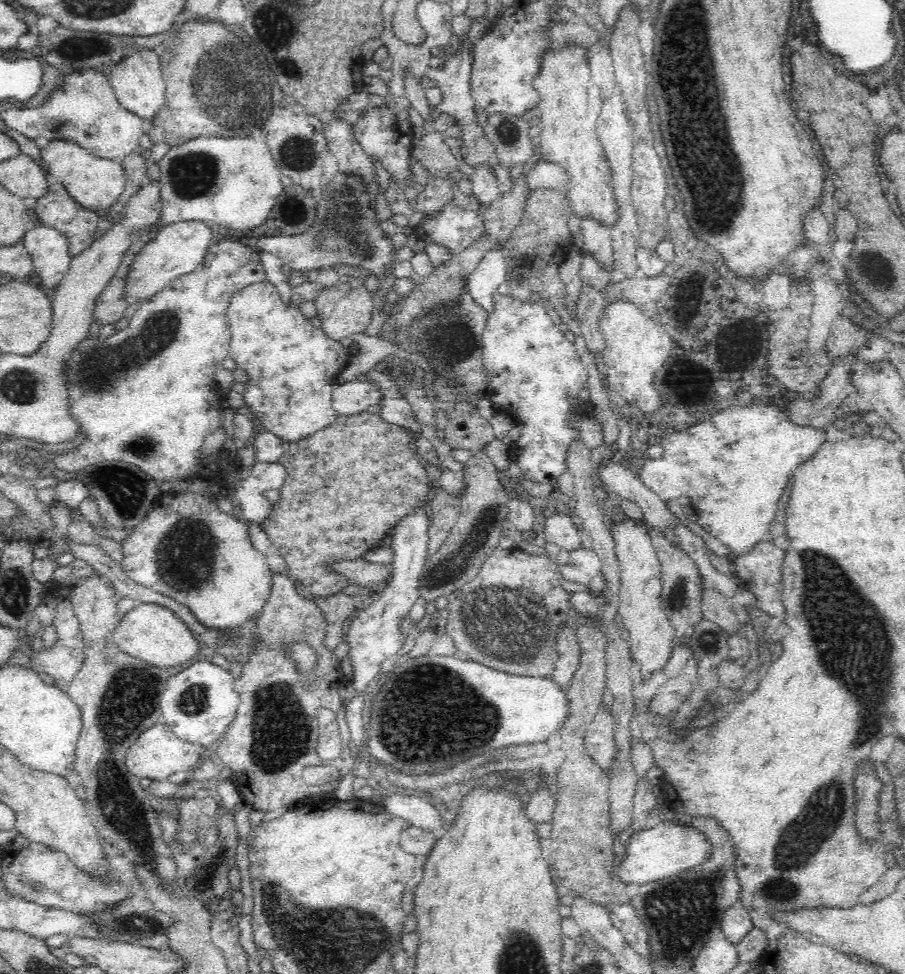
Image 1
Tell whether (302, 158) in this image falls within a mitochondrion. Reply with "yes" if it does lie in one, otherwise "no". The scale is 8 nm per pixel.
yes

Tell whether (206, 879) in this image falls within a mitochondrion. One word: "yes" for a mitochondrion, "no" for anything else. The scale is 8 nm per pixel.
no

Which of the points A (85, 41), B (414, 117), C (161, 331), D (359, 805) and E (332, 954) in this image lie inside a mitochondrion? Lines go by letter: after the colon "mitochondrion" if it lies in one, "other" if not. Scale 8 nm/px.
A: mitochondrion
B: other
C: mitochondrion
D: other
E: mitochondrion

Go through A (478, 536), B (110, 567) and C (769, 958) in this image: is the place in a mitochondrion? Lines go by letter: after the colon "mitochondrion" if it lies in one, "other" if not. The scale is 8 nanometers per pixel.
A: mitochondrion
B: other
C: other

